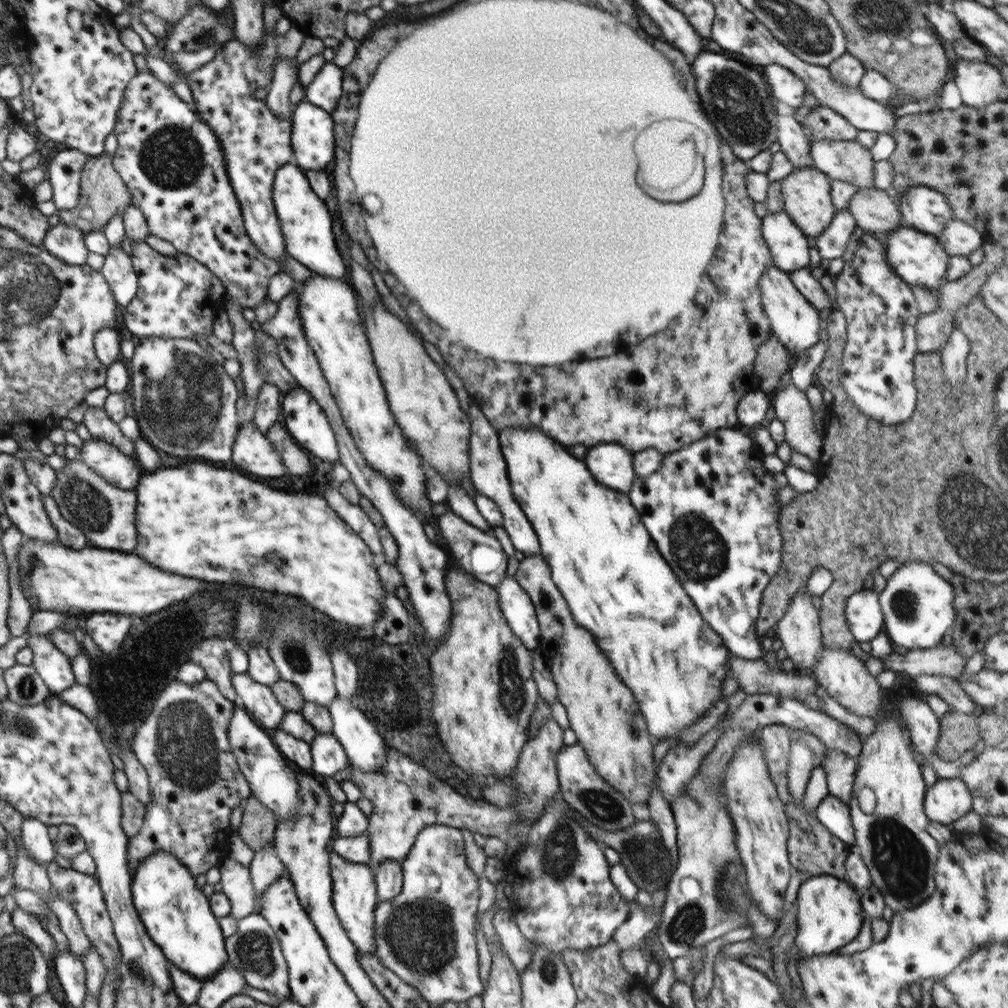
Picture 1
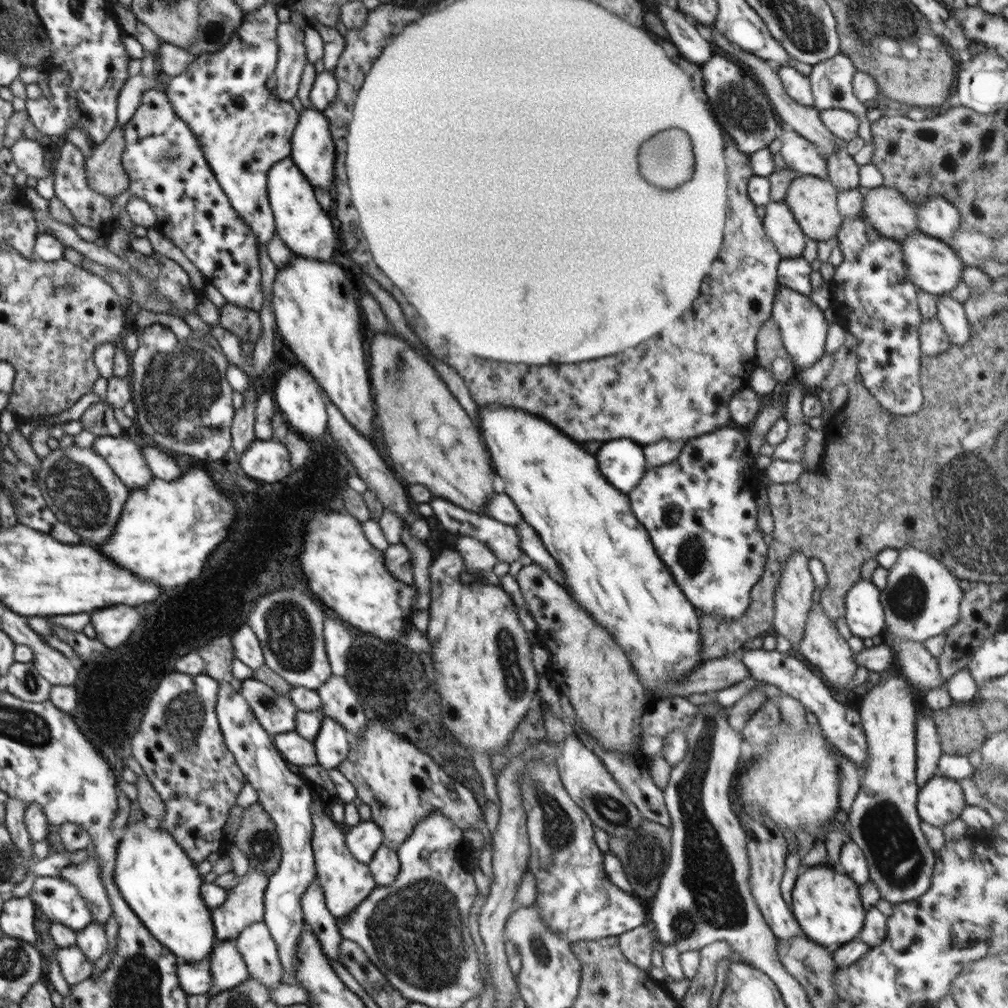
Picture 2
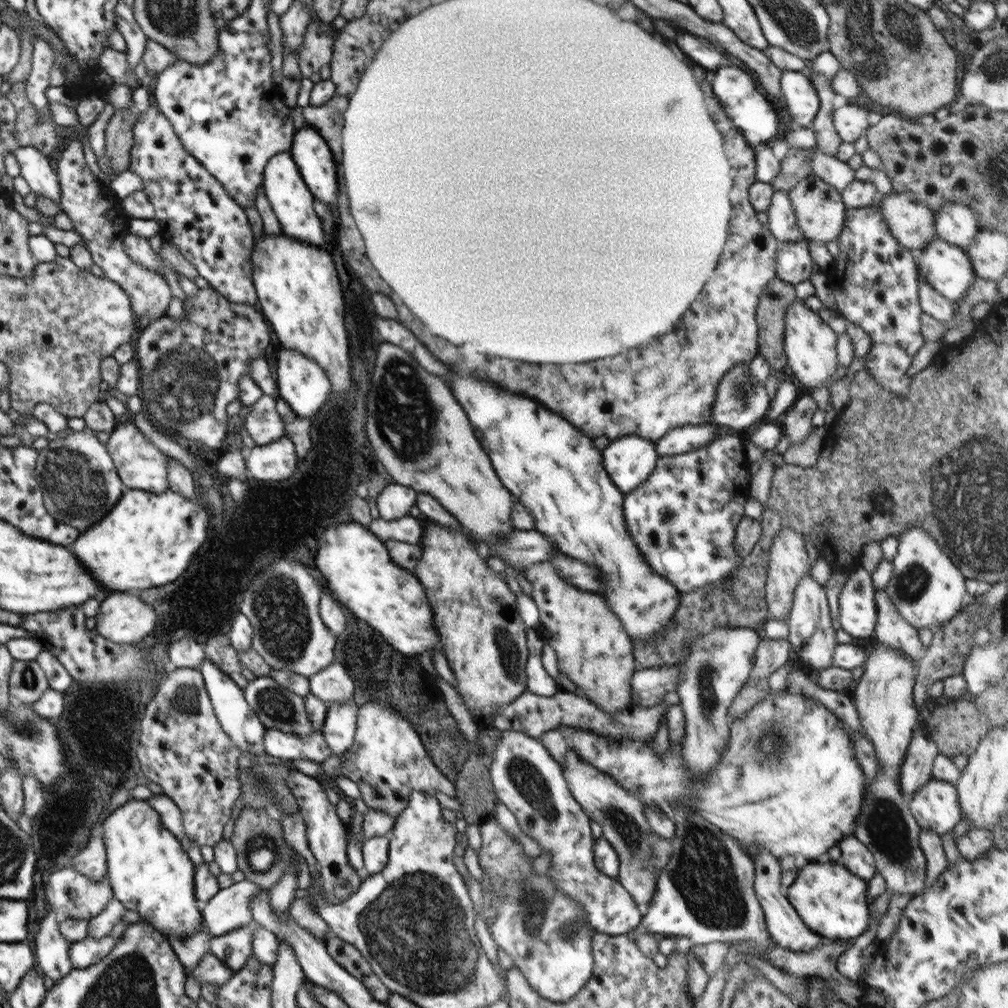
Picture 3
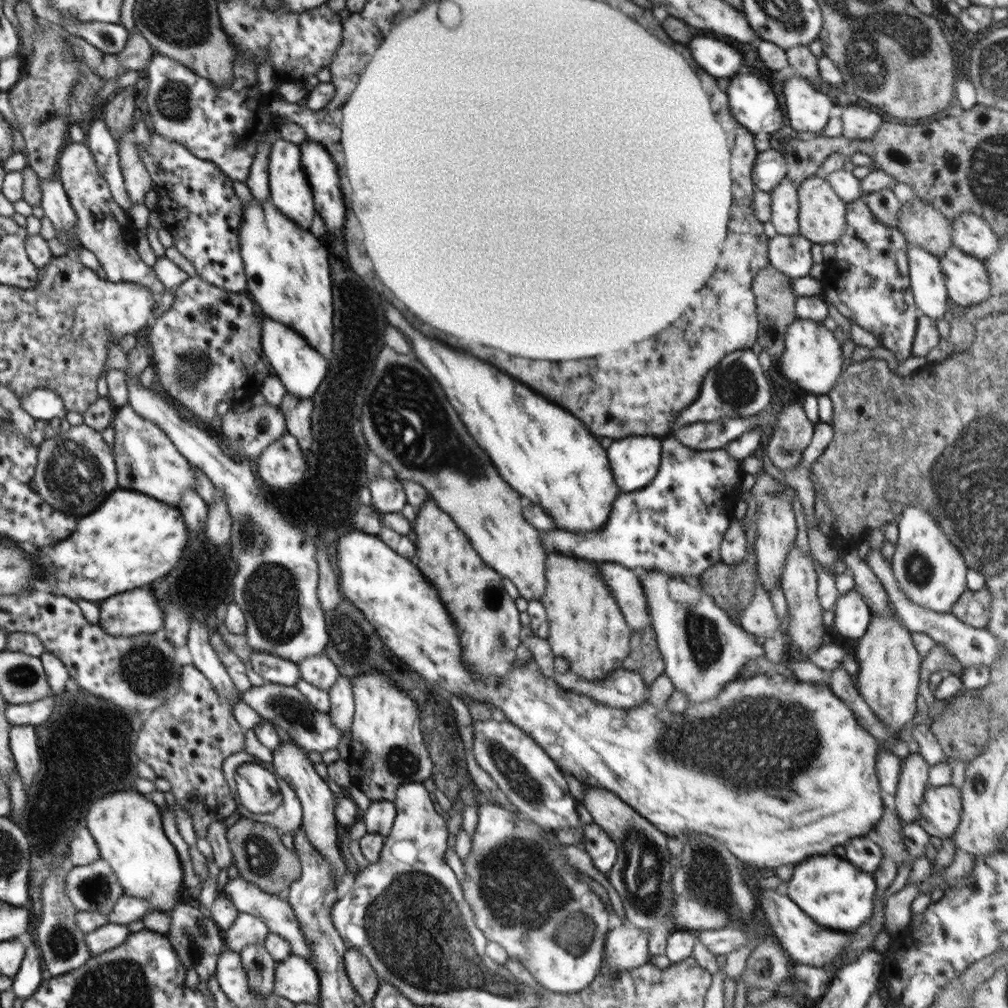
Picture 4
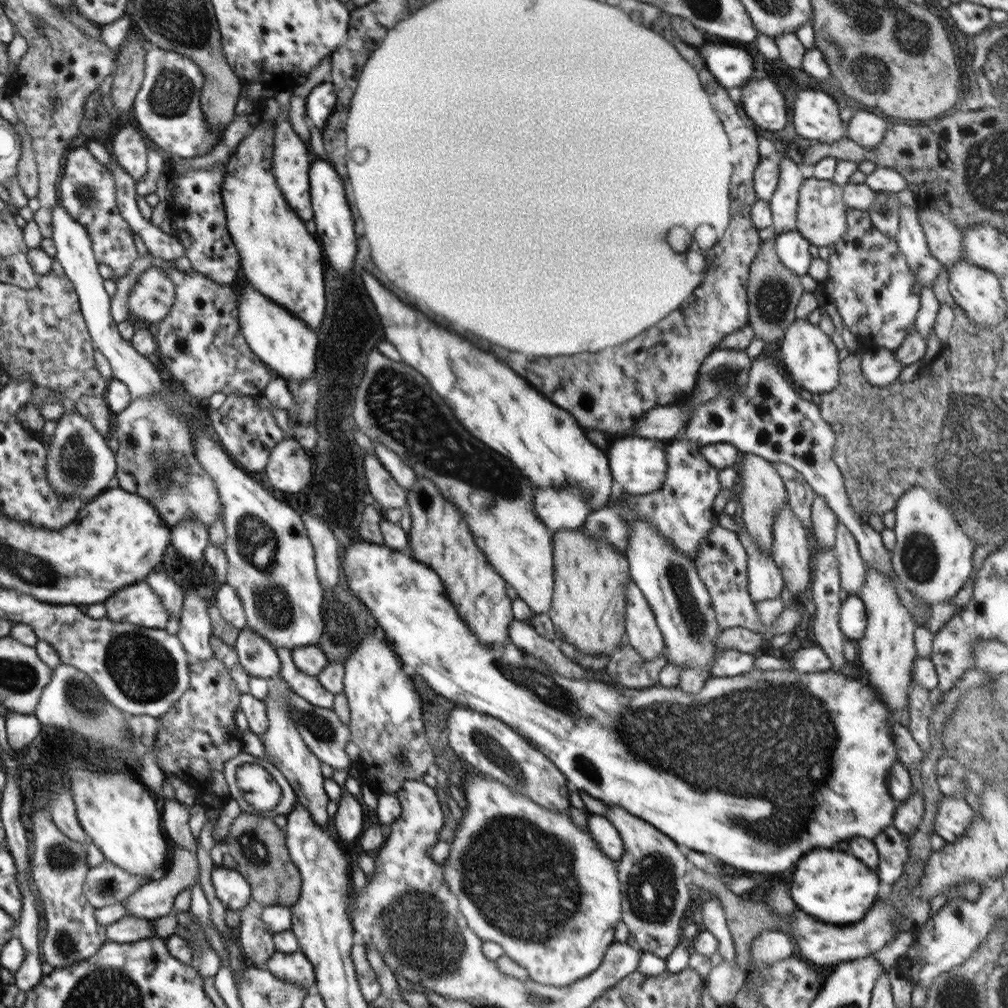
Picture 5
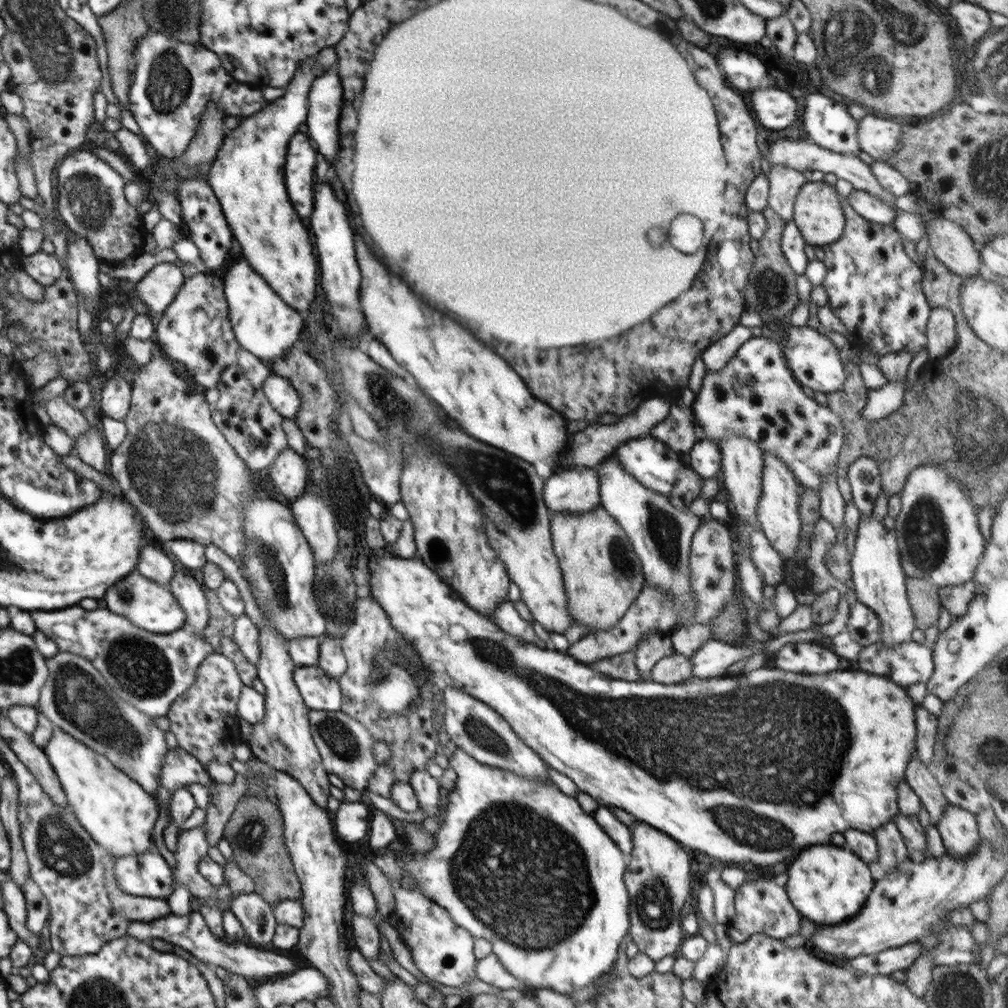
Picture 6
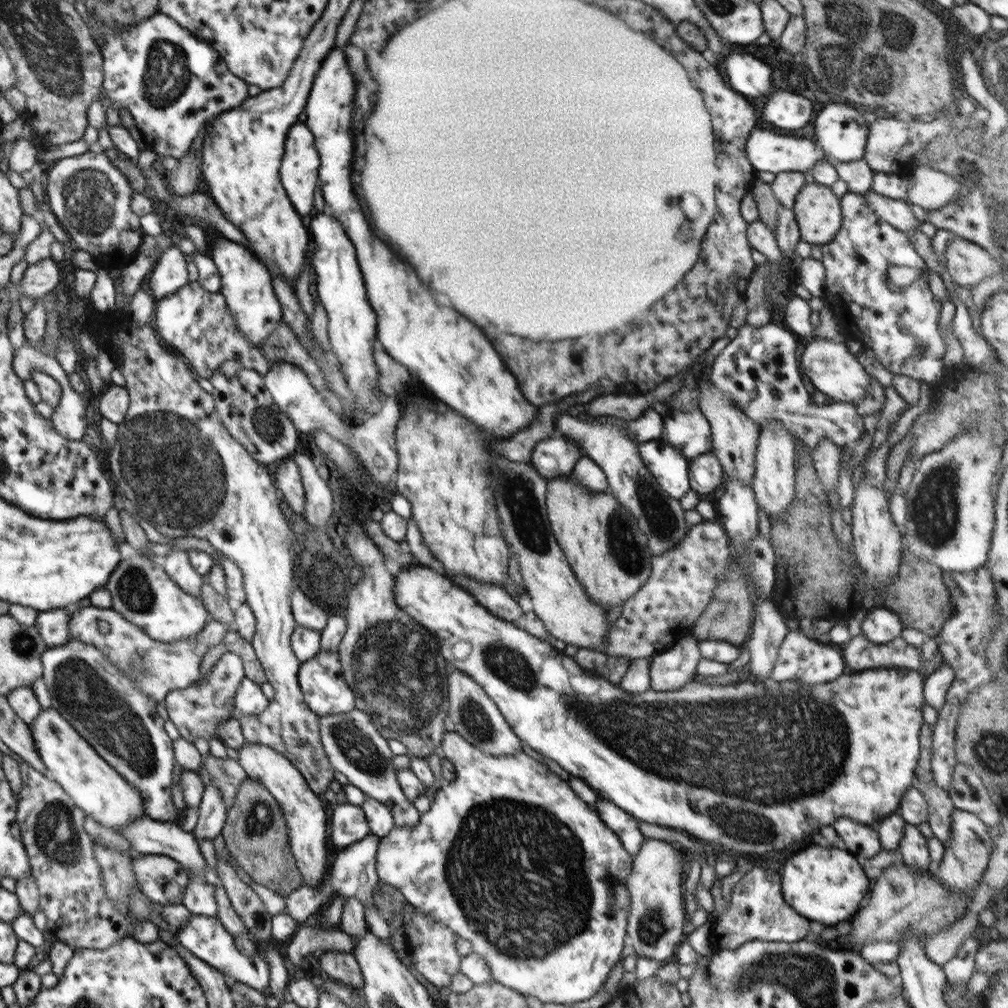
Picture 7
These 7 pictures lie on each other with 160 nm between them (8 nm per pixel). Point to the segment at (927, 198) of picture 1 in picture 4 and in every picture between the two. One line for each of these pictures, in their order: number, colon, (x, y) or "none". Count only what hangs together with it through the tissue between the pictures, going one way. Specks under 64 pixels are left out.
2: (938, 217)
3: (956, 224)
4: (971, 233)

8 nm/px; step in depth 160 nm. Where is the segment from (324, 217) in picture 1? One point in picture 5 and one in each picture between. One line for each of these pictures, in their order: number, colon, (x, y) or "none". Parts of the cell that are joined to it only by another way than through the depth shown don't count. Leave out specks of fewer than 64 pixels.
2: (304, 226)
3: (291, 200)
4: (289, 188)
5: (292, 157)

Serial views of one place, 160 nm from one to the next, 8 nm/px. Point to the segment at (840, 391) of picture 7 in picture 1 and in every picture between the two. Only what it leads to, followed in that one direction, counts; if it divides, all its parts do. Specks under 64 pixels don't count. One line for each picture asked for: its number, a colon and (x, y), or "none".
1: (794, 321)
2: (803, 328)
3: (810, 345)
4: (813, 359)
5: (811, 360)
6: (814, 360)

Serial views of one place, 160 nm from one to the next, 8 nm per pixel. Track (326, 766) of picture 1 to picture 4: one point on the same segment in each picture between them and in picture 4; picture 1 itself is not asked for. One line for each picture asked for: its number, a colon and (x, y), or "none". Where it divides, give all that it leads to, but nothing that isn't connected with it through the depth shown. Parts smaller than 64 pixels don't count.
2: (332, 745)
3: (339, 727)
4: (342, 709)

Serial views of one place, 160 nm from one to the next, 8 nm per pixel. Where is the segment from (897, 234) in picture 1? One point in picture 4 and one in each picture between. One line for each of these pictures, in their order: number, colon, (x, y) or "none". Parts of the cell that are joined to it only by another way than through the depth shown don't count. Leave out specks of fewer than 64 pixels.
2: (933, 266)
3: (947, 268)
4: (967, 281)

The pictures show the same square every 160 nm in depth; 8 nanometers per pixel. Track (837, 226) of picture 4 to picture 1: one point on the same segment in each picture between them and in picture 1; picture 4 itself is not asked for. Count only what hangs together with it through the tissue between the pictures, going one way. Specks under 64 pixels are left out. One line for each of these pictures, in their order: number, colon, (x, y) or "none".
1: (806, 191)
2: (813, 201)
3: (820, 213)

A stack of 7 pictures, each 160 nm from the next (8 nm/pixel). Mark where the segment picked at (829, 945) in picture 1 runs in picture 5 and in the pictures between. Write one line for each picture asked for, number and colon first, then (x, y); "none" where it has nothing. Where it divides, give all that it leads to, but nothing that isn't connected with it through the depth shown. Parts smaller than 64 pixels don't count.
2: (827, 905)
3: (830, 900)
4: (832, 891)
5: (834, 887)

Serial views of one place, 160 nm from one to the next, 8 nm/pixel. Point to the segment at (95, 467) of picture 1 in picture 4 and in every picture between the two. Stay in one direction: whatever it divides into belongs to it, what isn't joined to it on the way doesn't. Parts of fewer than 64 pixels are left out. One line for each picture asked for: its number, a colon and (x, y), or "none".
2: (124, 454)
3: (140, 465)
4: (147, 461)

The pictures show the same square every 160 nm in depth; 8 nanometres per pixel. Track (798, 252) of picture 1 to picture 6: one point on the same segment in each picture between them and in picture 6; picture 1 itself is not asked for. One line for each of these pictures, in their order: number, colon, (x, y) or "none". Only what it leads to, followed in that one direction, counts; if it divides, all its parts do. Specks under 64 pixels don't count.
2: (779, 223)
3: (782, 224)
4: (784, 202)
5: (783, 204)
6: (785, 183)

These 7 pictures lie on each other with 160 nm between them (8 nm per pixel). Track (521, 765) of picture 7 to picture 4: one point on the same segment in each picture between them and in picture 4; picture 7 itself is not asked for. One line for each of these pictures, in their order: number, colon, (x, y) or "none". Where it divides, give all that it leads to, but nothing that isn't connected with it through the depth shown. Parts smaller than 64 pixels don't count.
4: (524, 897)
5: (553, 909)
6: (524, 894)

